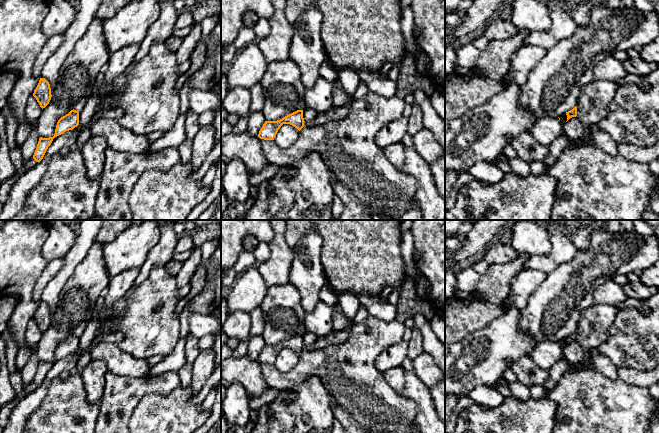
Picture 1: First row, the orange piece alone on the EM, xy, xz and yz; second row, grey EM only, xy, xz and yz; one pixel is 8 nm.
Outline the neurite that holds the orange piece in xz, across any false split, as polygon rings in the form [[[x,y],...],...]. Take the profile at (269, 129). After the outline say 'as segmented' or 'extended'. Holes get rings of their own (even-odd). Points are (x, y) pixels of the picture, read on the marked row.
[[[297,110],[280,120],[265,121],[259,131],[258,137],[264,140],[274,140],[278,130],[283,124],[290,124],[299,131],[304,127],[303,110]]] | as segmented

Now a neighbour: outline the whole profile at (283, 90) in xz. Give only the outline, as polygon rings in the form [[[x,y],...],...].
[[[291,59],[268,63],[260,81],[264,94],[262,113],[266,121],[277,121],[304,109],[305,87],[301,71]]]

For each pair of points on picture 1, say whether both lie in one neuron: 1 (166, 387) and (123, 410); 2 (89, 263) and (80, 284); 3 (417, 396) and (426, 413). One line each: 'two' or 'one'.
1: one
2: one
3: one

